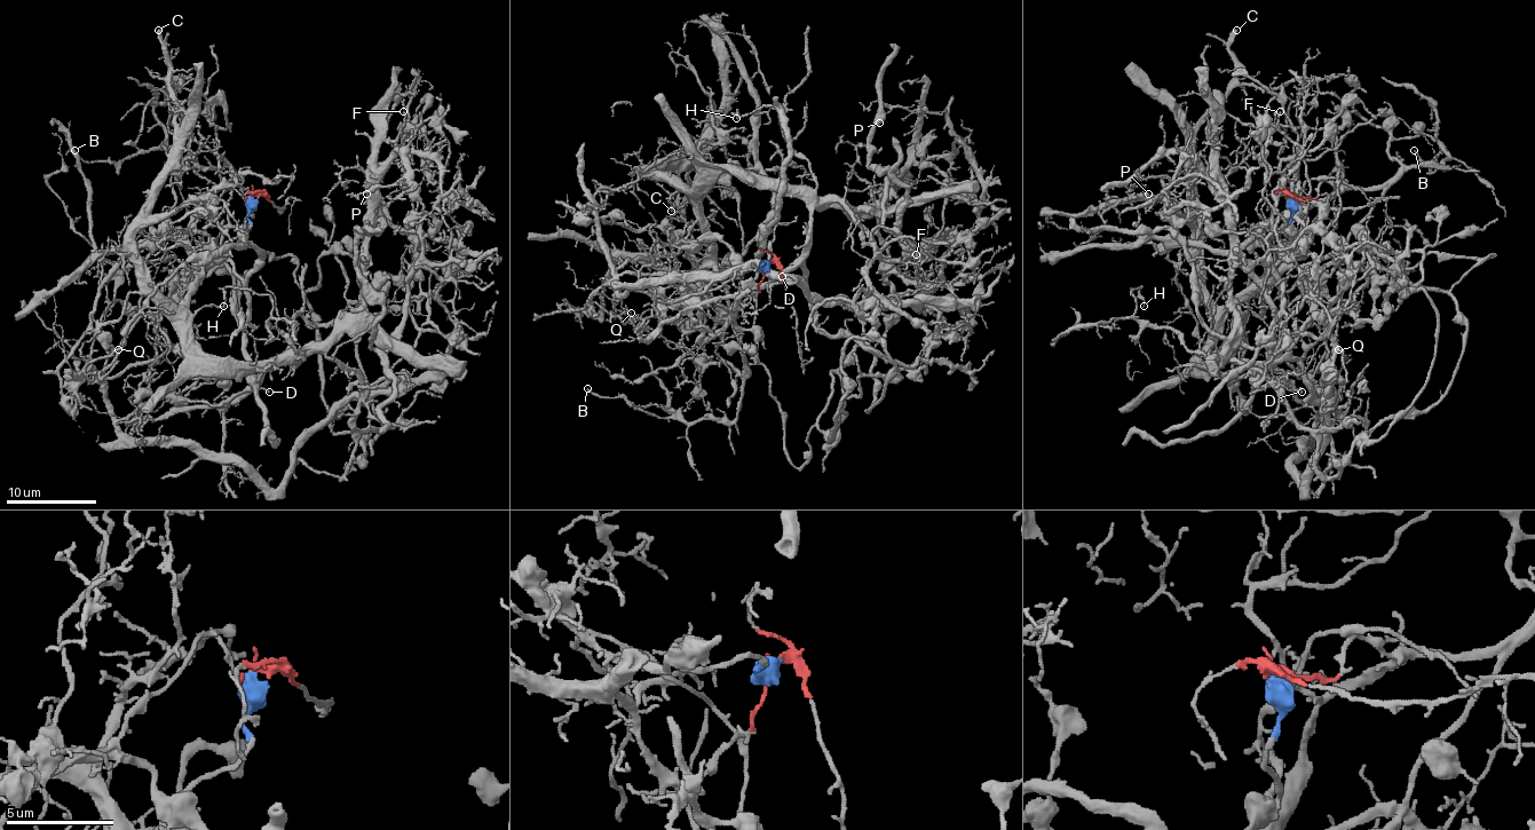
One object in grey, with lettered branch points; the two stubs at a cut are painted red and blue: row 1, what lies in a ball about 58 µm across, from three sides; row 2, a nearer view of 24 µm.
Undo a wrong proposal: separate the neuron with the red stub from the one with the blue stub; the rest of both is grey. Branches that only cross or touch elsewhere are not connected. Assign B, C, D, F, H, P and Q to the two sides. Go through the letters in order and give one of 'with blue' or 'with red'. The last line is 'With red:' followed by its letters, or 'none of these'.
B: with red
C: with red
D: with blue
F: with blue
H: with red
P: with red
Q: with blue
With red: B, C, H, P

